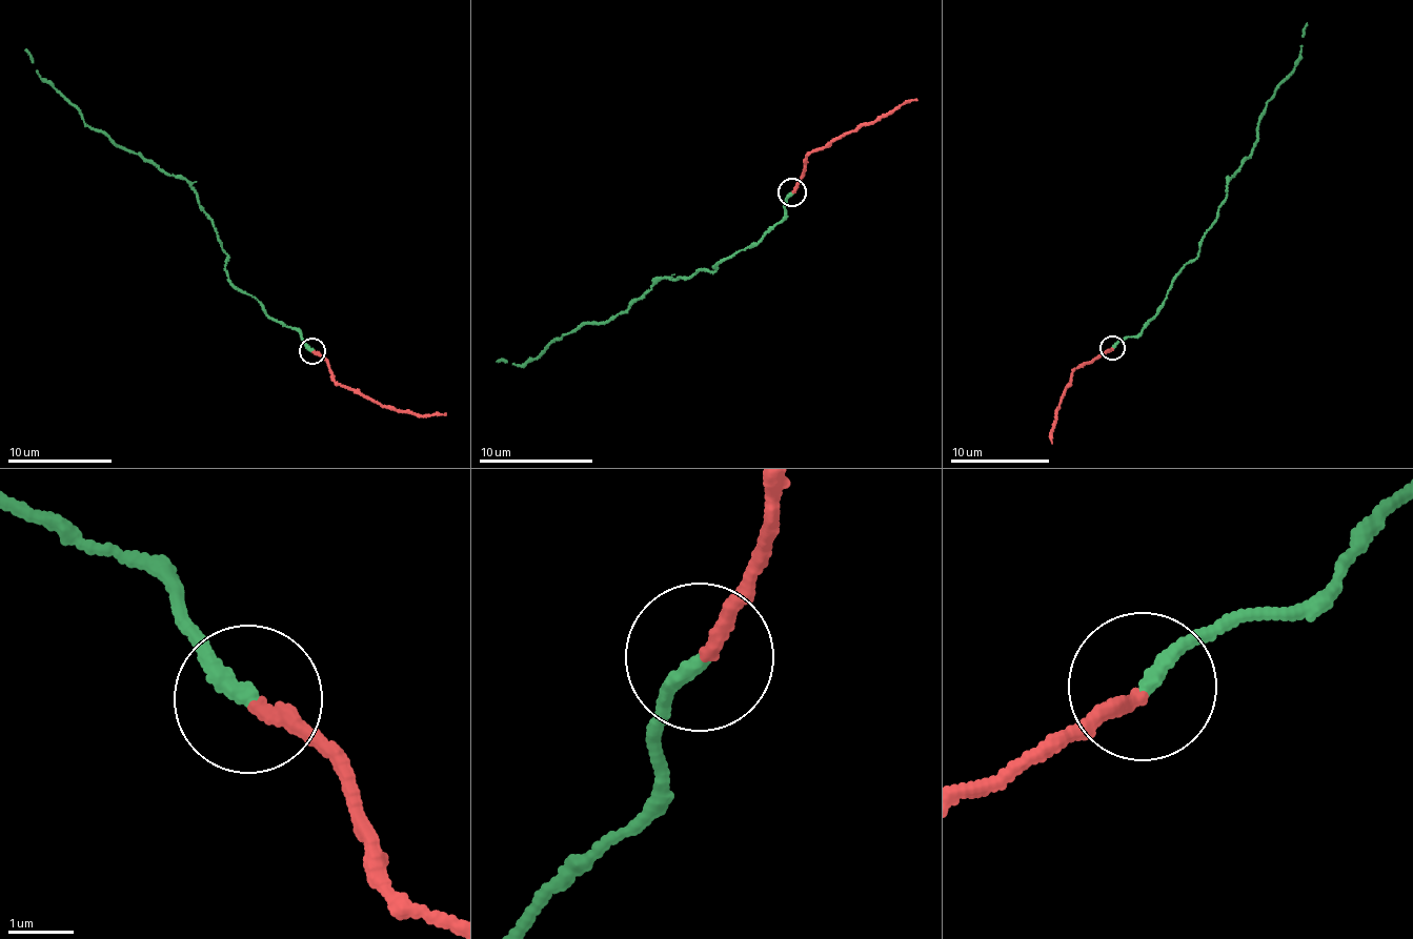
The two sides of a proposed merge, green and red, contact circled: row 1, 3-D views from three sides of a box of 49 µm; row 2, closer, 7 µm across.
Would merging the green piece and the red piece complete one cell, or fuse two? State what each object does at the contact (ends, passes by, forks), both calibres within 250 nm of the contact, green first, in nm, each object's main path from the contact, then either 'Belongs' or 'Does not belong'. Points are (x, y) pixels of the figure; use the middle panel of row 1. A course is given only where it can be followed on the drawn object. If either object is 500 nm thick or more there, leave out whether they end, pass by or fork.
At the ring green ends. At the ring red ends. Thickness 240 nm (green) against 240 nm. Course of green: (792, 190), (785, 218), (717, 269), (668, 277), (610, 319), (549, 343), (519, 366), (496, 362). Course of red: (792, 190), (813, 149), (916, 101). Belongs

